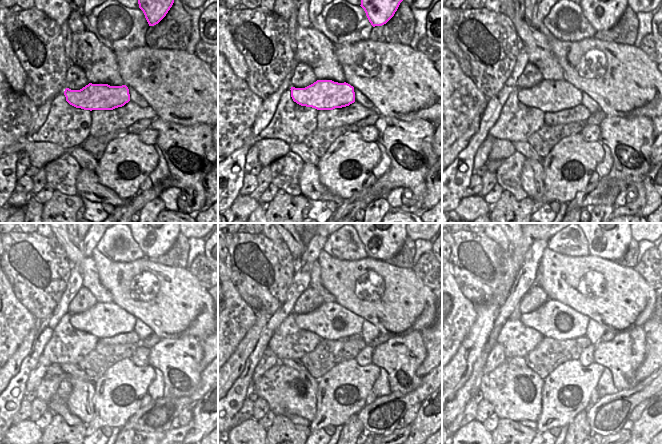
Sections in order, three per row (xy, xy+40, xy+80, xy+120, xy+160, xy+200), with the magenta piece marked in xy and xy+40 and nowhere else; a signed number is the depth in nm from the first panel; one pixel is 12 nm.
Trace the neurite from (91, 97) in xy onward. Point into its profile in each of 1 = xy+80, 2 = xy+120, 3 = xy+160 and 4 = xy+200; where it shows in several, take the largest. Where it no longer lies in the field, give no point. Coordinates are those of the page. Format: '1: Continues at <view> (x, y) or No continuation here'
1: Continues at xy+80 (548, 95)
2: Continues at xy+120 (104, 320)
3: Continues at xy+160 (331, 321)
4: Continues at xy+200 (555, 320)

